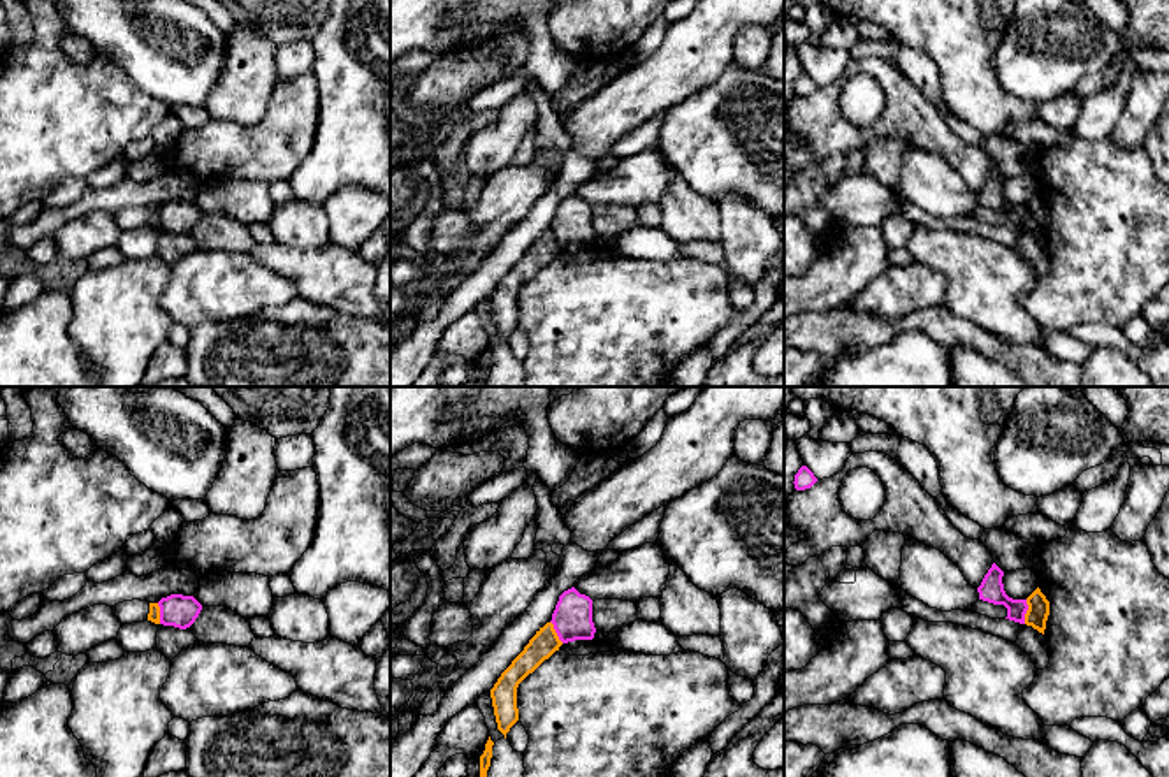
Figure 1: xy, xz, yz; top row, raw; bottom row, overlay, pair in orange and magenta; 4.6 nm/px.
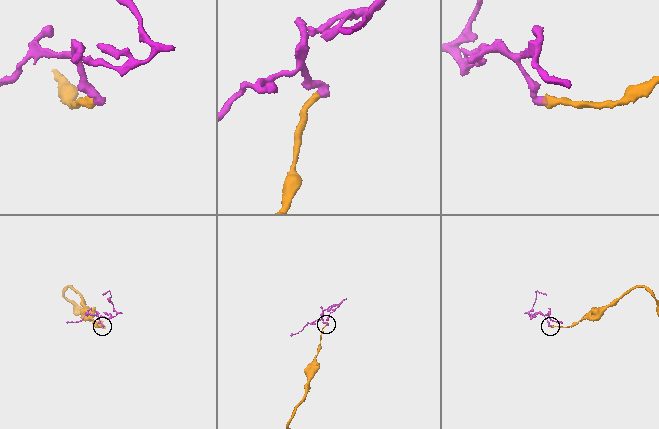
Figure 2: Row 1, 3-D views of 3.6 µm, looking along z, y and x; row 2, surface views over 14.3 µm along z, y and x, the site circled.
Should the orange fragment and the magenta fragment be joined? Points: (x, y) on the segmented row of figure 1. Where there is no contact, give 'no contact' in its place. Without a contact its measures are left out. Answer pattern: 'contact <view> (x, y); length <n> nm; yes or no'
contact yz (1027, 612); length 110 nm; no

